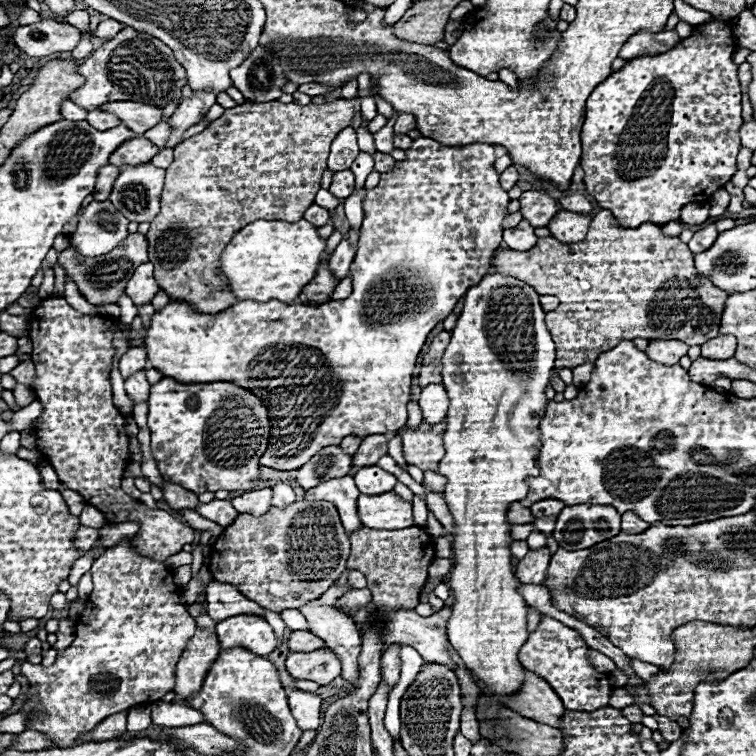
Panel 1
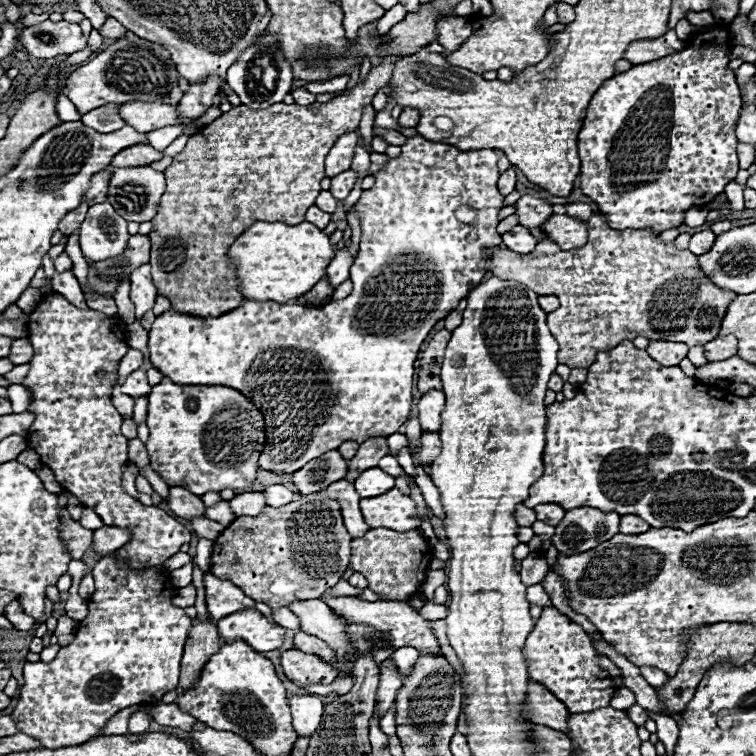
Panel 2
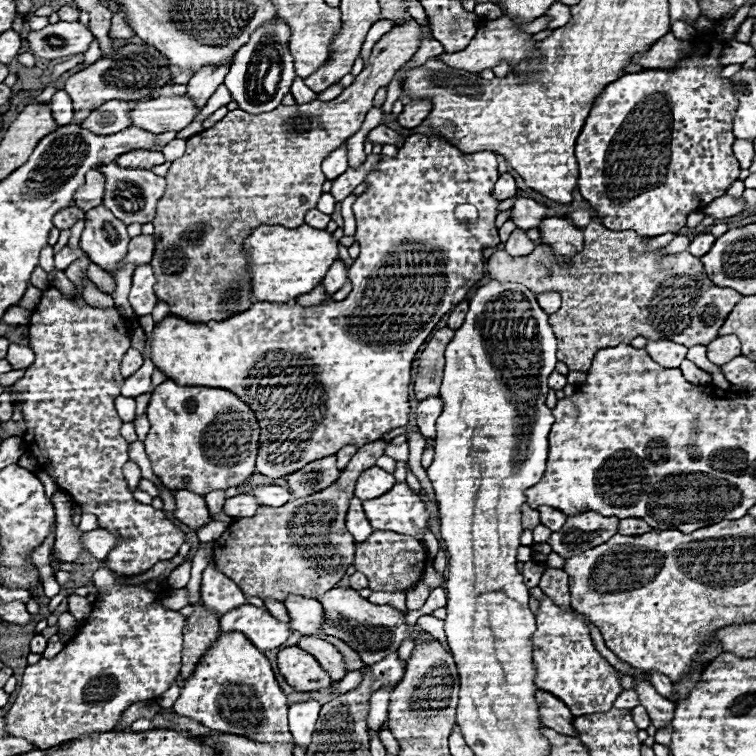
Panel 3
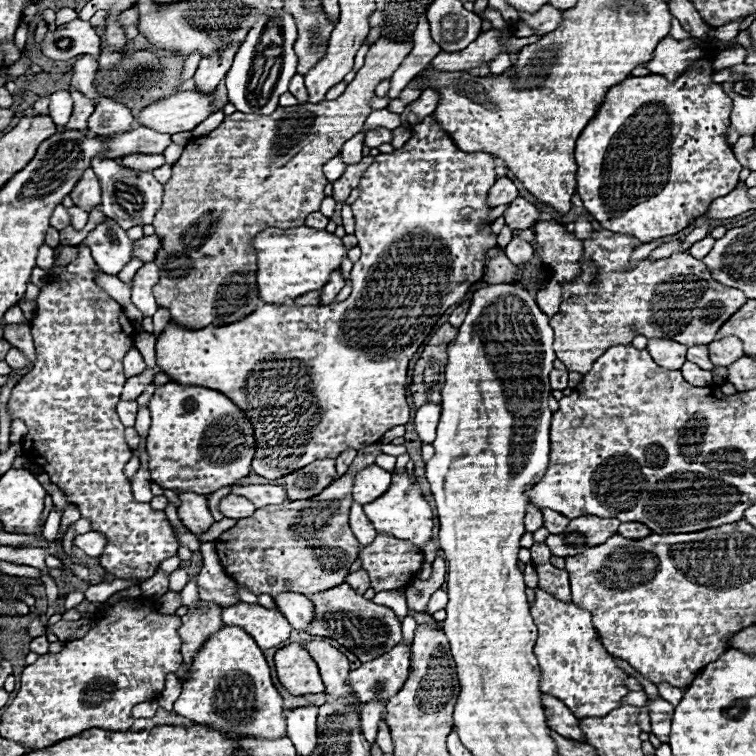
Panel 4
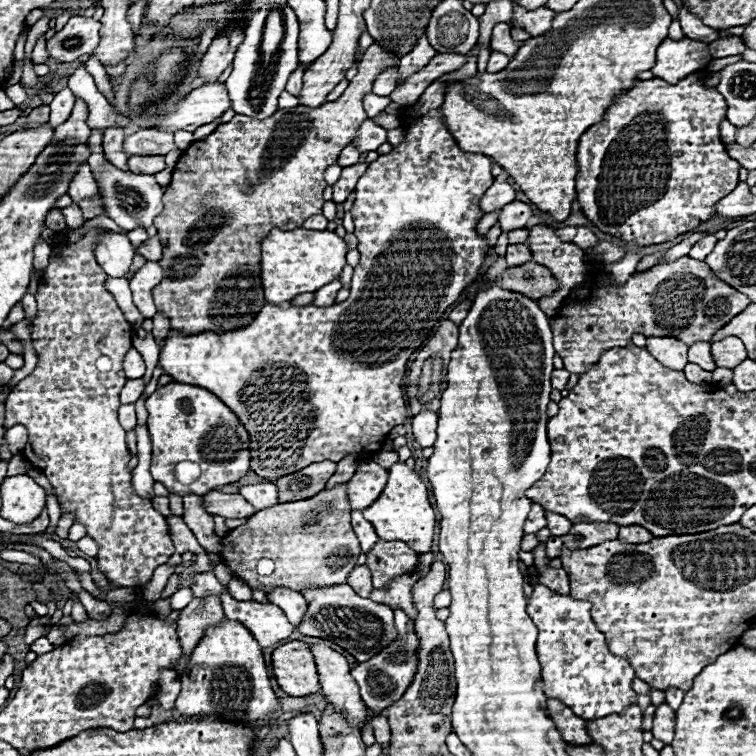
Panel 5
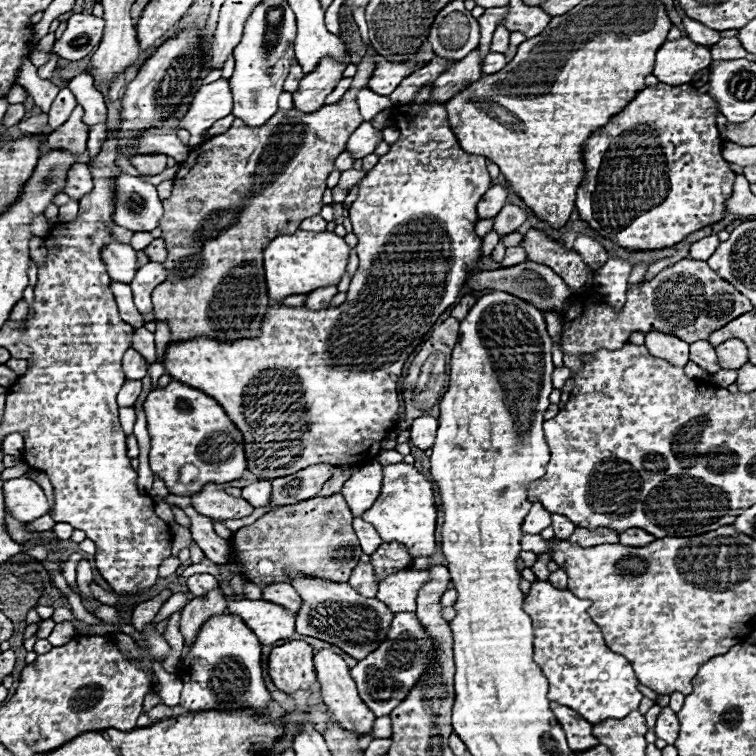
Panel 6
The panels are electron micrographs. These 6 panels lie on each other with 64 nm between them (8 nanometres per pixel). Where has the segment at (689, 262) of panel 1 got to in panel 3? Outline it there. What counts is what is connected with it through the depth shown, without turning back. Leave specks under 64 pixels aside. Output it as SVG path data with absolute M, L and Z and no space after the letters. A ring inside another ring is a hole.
M594 220L594 222L590 222L590 224L586 226L586 230L584 230L584 240L586 240L584 250L578 252L578 256L574 256L570 264L560 262L560 260L552 254L552 250L550 250L548 246L536 246L534 252L532 252L530 256L524 256L524 258L512 258L512 256L508 256L504 250L500 250L500 252L494 252L494 254L488 258L488 262L486 262L486 272L488 272L490 280L498 280L498 282L518 282L518 284L530 288L532 292L556 290L556 292L562 294L562 306L560 306L560 310L558 310L556 314L550 314L550 326L552 326L552 330L554 330L554 334L556 334L556 338L558 338L558 352L556 352L556 354L558 354L558 360L562 360L570 370L586 372L586 370L590 368L590 364L592 364L592 360L594 360L594 354L596 354L598 350L618 346L620 342L630 344L630 340L634 340L636 336L644 336L644 338L652 338L652 340L674 340L674 336L682 334L682 336L678 336L678 344L686 344L688 348L690 348L690 346L696 346L696 344L706 346L706 344L710 344L710 340L714 340L714 338L718 336L718 330L720 330L720 326L724 324L726 316L728 316L728 314L734 310L734 306L742 300L742 294L740 294L740 292L736 292L736 290L732 290L732 288L720 288L720 286L716 286L716 284L708 278L708 274L706 274L706 270L704 270L700 258L692 256L690 252L680 252L680 254L664 256L664 254L660 254L658 250L654 250L654 252L646 254L646 252L644 252L644 246L648 244L648 238L640 238L636 232L630 232L630 230L624 230L624 232L608 230L608 228L604 228L598 220ZM698 280L702 282L702 286L698 286L698 288L702 288L702 292L684 292L684 294L676 294L676 292L674 292L674 290L678 290L678 288L682 288L682 290L692 290L692 288L698 284ZM666 306L668 306L668 308L680 308L680 306L684 306L684 308L692 308L692 310L662 310L662 308L666 308Z

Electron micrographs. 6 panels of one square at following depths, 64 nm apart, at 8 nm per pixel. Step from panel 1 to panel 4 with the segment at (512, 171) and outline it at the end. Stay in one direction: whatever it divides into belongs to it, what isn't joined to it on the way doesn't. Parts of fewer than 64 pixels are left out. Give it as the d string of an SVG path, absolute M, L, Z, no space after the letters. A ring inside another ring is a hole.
M498 178L496 184L490 188L488 192L488 206L502 206L502 204L510 204L510 200L518 198L518 188L514 186L514 182L510 178Z

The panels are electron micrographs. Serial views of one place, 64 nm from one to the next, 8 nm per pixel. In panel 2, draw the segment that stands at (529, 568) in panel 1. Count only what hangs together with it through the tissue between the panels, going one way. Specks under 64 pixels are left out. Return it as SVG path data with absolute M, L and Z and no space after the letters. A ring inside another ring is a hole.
M532 552L528 558L522 560L520 564L520 576L522 576L522 582L526 586L534 586L534 584L540 584L544 580L544 576L548 574L548 564L546 564L546 558L544 558L544 552Z

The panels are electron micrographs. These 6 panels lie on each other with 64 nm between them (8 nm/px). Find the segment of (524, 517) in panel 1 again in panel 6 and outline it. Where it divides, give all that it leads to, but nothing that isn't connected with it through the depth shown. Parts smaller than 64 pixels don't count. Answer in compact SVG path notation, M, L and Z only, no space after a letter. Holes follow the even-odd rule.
M534 502L522 524L522 532L524 534L540 534L550 524L552 524L552 514L540 502Z

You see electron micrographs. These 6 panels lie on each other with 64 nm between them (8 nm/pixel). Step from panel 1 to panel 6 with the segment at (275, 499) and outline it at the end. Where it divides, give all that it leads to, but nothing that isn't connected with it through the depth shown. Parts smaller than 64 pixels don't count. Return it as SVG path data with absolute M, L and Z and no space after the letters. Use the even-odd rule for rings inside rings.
M258 480L242 488L242 498L254 504L254 508L270 504L270 494L272 494L272 484L268 480Z

